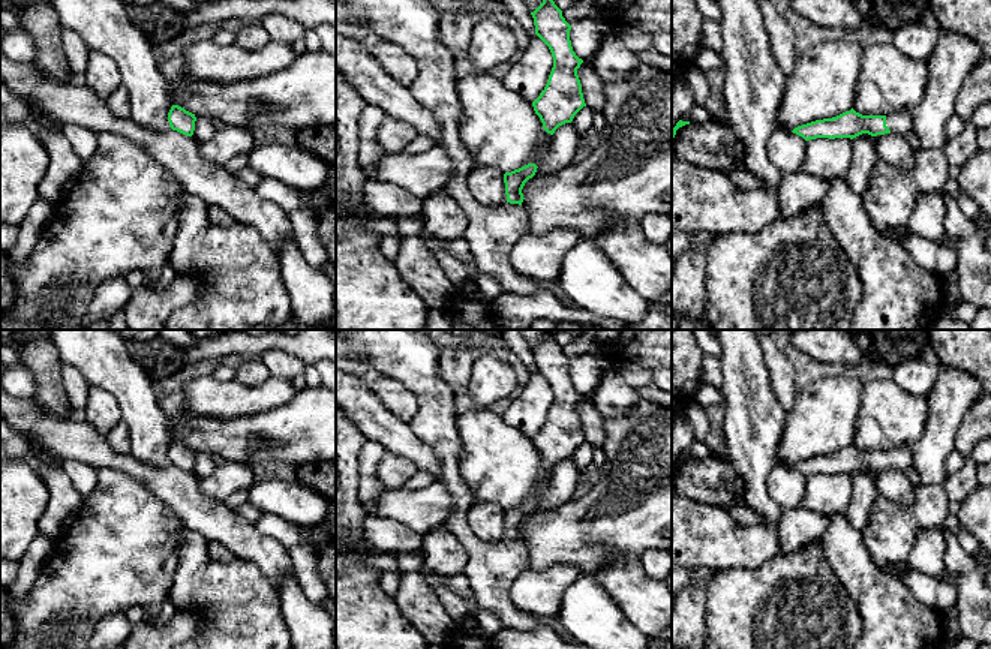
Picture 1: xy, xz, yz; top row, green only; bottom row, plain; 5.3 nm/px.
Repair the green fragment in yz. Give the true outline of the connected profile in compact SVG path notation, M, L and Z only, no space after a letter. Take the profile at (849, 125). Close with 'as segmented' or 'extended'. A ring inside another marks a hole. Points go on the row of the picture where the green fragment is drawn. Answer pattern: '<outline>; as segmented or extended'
M853 108L832 118L816 120L792 130L805 141L816 138L856 138L862 133L871 136L885 133L906 135L913 132L913 111L901 109L888 115L862 115Z; extended

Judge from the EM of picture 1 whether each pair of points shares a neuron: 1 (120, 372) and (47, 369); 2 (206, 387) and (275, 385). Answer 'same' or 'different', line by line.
1: different
2: same

